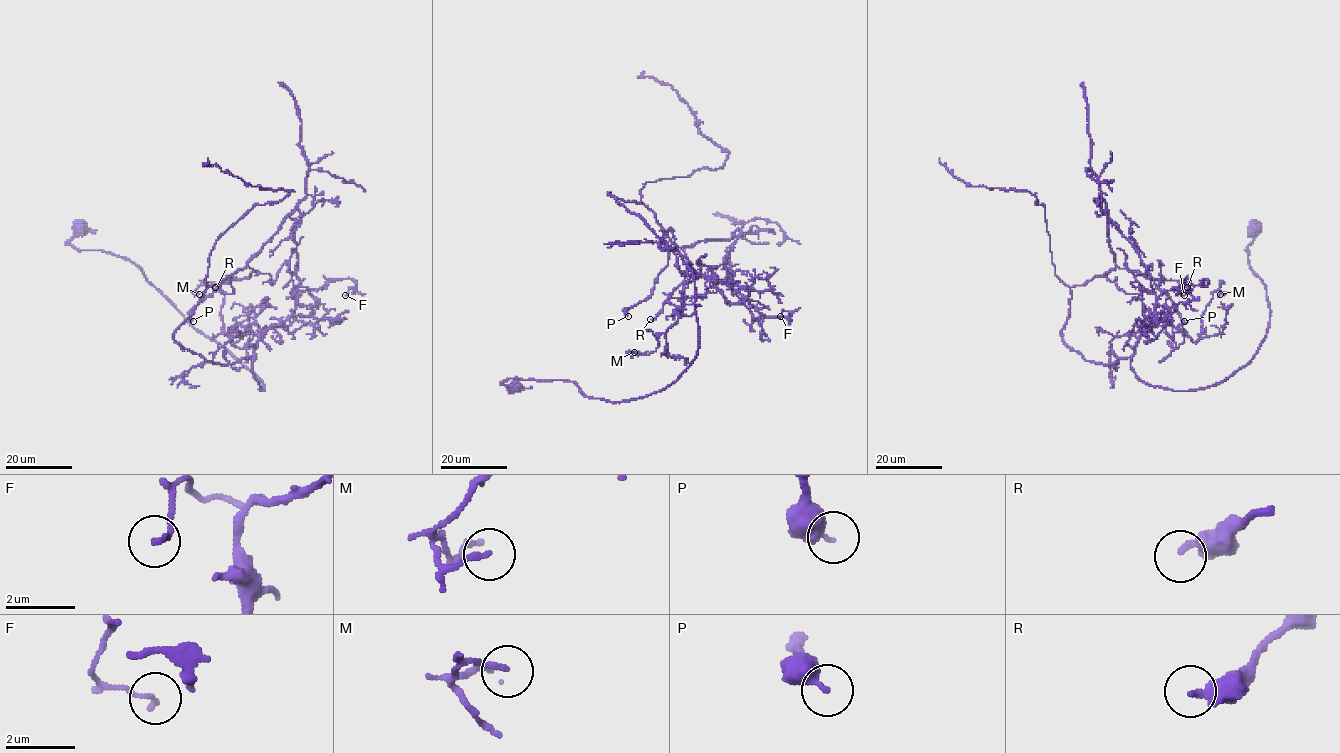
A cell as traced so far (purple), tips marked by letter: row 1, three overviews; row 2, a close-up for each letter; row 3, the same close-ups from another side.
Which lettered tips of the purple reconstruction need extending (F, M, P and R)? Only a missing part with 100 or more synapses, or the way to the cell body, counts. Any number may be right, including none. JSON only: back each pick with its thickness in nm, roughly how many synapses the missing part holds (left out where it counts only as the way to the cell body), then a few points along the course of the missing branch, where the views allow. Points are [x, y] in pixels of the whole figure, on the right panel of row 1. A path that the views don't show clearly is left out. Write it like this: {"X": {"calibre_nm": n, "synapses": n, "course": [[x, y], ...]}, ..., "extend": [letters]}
{"extend": []}

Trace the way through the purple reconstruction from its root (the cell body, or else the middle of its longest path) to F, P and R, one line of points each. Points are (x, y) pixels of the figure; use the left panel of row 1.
F: (80, 229), (70, 244), (130, 260), (260, 391), (260, 334), (303, 291), (351, 278), (345, 295)
P: (80, 229), (70, 244), (130, 260), (263, 390), (249, 358), (174, 338), (230, 275), (193, 321)
R: (80, 229), (70, 244), (130, 260), (261, 391), (249, 358), (174, 338), (208, 287), (253, 270), (215, 287)

